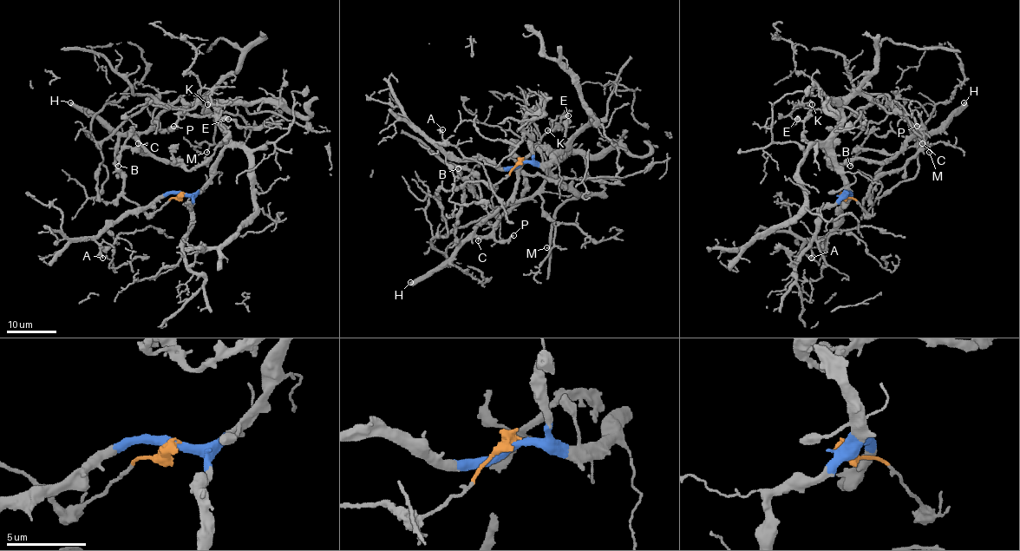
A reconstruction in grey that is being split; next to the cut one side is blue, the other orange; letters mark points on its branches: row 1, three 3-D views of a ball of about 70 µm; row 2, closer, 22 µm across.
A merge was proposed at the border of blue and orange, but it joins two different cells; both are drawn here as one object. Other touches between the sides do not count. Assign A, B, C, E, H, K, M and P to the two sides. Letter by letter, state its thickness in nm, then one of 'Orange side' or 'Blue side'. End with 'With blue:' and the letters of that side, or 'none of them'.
A: Thickness 70 nm. Blue side
B: Thickness 160 nm. Orange side
C: Thickness 140 nm. Orange side
E: Thickness 480 nm. Orange side
H: Thickness 480 nm. Orange side
K: Thickness 140 nm. Blue side
M: Thickness 130 nm. Blue side
P: Thickness 200 nm. Orange side
With blue: A, K, M

